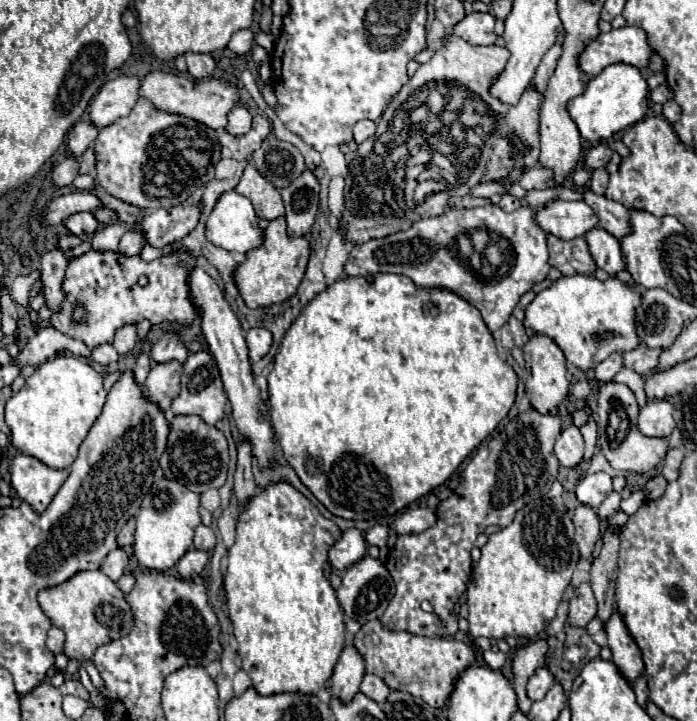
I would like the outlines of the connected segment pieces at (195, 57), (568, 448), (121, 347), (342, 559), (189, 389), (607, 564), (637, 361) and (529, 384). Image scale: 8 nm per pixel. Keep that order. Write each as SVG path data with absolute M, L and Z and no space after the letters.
M187 52L185 54L185 60L187 60L187 70L193 78L201 80L201 78L207 78L213 74L215 70L215 60L209 56L209 54L195 54L195 52Z
M577 426L565 428L557 442L555 442L555 456L559 460L559 466L571 470L583 460L583 436Z
M125 326L117 332L115 336L115 348L119 350L119 354L129 354L137 344L137 332L133 326Z
M347 530L341 534L341 538L329 548L327 558L331 568L335 570L345 570L351 564L355 564L357 560L361 560L367 552L367 544L365 538L359 530Z
M195 352L187 358L181 374L181 394L173 400L171 412L173 414L197 414L207 424L217 424L227 410L227 396L223 390L223 382L219 376L217 362L213 360L211 352Z
M609 528L603 540L603 548L591 566L591 586L599 602L597 616L607 622L611 616L613 602L613 580L617 578L617 552L619 552L619 530Z
M639 346L633 352L625 352L625 366L633 368L637 374L645 376L655 372L657 364L659 364L659 354L661 348L647 348L647 346Z
M533 334L523 348L523 354L525 354L525 388L529 390L531 406L541 414L555 412L569 392L569 380L567 380L567 368L565 368L567 362L563 352L555 346L551 338Z

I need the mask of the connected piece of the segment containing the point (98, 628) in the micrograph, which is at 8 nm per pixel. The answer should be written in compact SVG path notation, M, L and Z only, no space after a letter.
M83 570L63 584L43 588L39 592L39 604L51 622L65 632L65 654L81 662L91 660L99 644L129 634L133 626L131 608L125 602L123 592L101 570Z

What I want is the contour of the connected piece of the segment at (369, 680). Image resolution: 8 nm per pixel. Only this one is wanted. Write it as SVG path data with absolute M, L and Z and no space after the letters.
M365 674L363 682L361 682L361 692L379 704L383 704L389 696L387 684L379 676L373 676L373 674Z

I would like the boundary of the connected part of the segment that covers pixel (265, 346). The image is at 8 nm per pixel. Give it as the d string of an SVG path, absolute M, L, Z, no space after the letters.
M251 328L247 332L247 346L249 346L249 358L251 362L259 362L271 348L273 334L267 328Z

